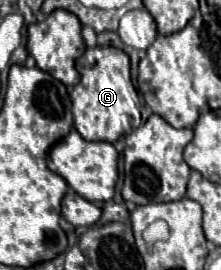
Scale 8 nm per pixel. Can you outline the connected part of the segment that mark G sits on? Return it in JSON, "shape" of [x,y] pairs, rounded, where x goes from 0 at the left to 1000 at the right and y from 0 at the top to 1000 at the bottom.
{"shape":[[[425,174],[344,226],[362,307],[326,330],[326,426],[335,470],[389,522],[516,530],[579,485],[643,463],[633,359],[597,315],[588,219],[570,196],[516,174]]]}

